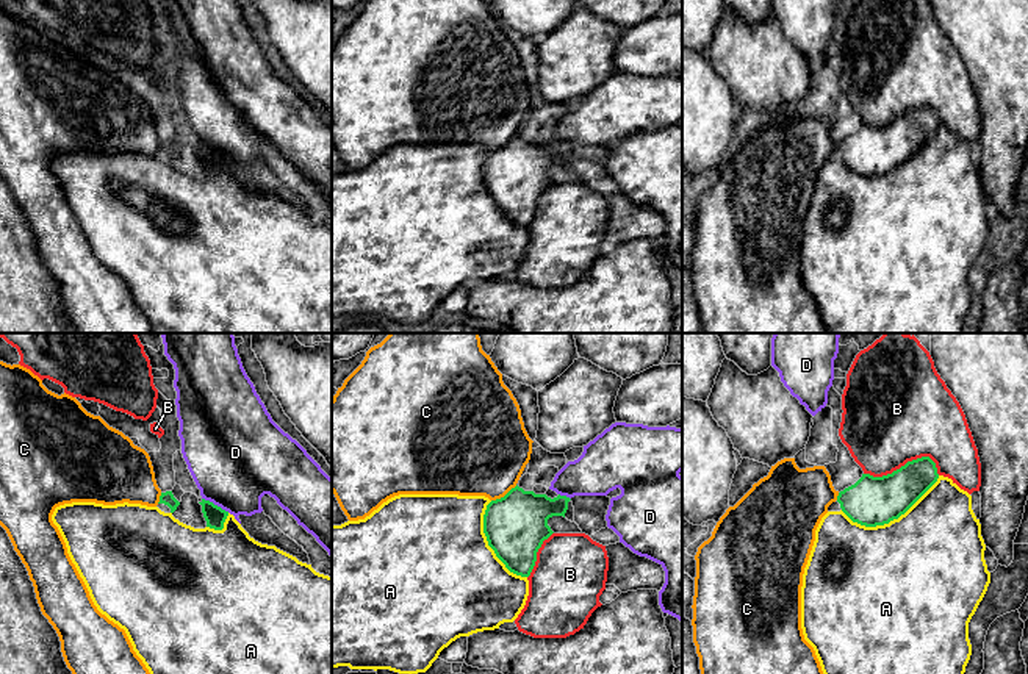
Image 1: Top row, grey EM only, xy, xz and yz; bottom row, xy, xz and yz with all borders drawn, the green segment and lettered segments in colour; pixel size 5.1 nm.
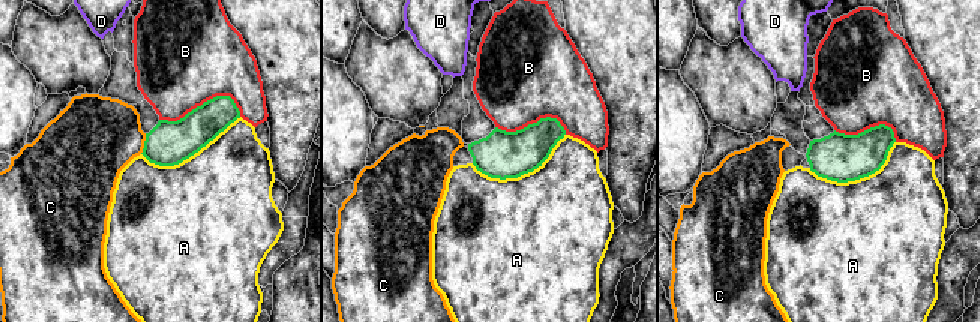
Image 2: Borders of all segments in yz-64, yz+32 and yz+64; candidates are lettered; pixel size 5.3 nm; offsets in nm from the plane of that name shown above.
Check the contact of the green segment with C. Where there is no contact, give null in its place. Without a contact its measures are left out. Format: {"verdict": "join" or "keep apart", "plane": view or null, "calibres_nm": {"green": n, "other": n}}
{"verdict": "keep apart", "plane": "xz", "calibres_nm": {"green": 320, "other": 440}}

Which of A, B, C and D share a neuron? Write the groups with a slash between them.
A / B / C / D

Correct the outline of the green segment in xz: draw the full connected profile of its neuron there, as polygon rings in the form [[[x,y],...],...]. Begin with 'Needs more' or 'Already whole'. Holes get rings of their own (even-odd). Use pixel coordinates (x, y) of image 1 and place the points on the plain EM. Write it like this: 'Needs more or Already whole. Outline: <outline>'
Needs more. Outline: [[[518,134],[496,150],[490,150],[485,145],[399,144],[383,152],[365,169],[332,175],[332,319],[349,316],[350,319],[390,319],[410,325],[426,322],[440,302],[457,288],[494,280],[504,272],[513,272],[526,255],[529,246],[527,227],[535,216],[537,202],[543,191],[554,183],[548,175],[548,169],[552,166],[565,167],[570,150],[570,147],[560,144],[551,149],[546,144],[524,141]]]

